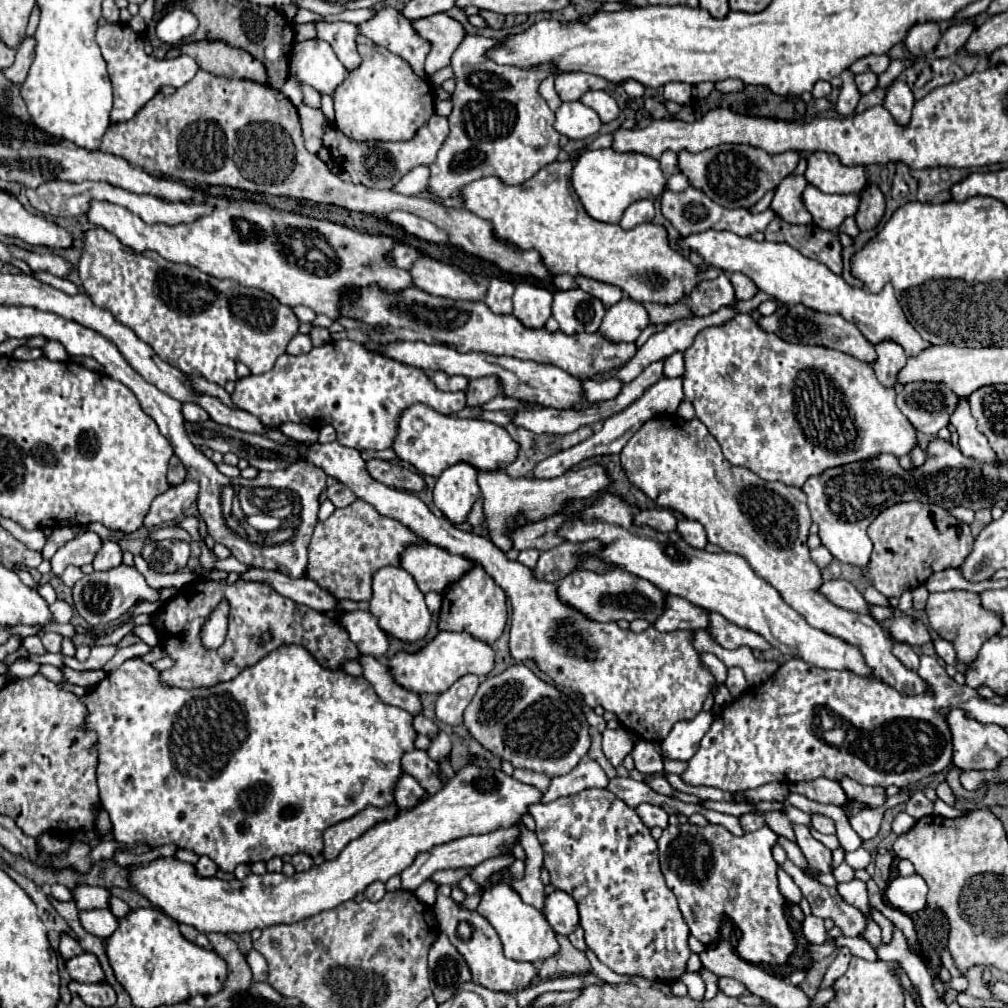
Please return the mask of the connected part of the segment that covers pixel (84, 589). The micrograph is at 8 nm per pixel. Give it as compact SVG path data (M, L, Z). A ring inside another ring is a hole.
M119 565L111 571L93 571L79 579L73 587L73 601L77 613L91 625L91 627L105 627L107 623L119 619L125 615L131 607L135 607L139 601L159 601L159 591L149 587L145 577L135 569L127 565Z

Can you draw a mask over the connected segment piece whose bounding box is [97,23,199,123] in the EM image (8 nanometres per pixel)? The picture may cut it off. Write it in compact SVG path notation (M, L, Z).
M107 23L99 27L97 45L101 47L101 53L107 63L111 83L113 83L115 103L111 109L111 123L129 121L147 101L151 101L161 91L161 87L165 85L181 87L189 79L193 79L199 69L199 65L187 55L179 55L175 59L157 59L153 55L147 55L145 39L125 23Z

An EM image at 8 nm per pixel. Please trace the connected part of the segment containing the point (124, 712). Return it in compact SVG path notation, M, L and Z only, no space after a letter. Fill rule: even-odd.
M281 645L259 663L243 669L235 679L217 683L213 687L201 689L179 689L169 687L159 681L159 669L151 663L145 663L141 657L127 659L119 669L107 673L103 681L97 683L89 693L79 697L87 707L87 717L83 723L85 731L95 731L97 741L93 749L97 751L97 785L101 807L109 813L113 825L113 837L127 847L135 847L137 843L159 847L159 845L175 845L179 849L193 851L197 855L207 855L211 861L225 873L233 873L233 869L241 863L257 863L269 861L271 857L307 853L317 857L323 849L323 831L355 813L363 811L367 805L387 807L393 803L391 789L395 787L395 777L401 773L401 755L405 751L415 749L415 729L411 725L413 715L401 707L391 707L383 703L373 691L371 683L365 677L351 677L341 669L327 669L315 661L315 657L301 645Z

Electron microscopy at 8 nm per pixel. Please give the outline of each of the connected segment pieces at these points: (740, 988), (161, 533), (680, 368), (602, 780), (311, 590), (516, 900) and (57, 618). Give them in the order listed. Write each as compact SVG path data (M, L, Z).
M721 977L719 979L719 989L729 995L729 997L739 997L745 991L745 985L733 977Z
M163 525L163 527L159 527L157 531L151 531L148 537L154 541L169 539L169 537L185 539L187 543L191 543L191 541L193 541L193 539L191 539L191 535L189 535L185 529L181 529L181 527L169 527L169 525Z
M675 353L667 359L667 369L665 369L665 377L679 377L685 373L685 361L683 361L683 353Z
M583 757L583 761L571 773L565 775L565 783L559 783L559 777L553 777L549 789L541 797L541 803L551 803L561 795L575 795L589 787L603 789L603 787L607 787L607 781L609 779L603 773L603 769L595 761Z
M251 567L249 571L241 573L239 577L243 581L267 583L277 593L291 597L293 601L303 603L315 611L335 609L335 597L331 597L329 593L323 593L323 589L319 589L319 585L315 585L315 581L311 581L311 579L305 579L305 577L293 579L281 571L269 571L269 569L261 569L261 567Z
M505 883L493 885L489 891L483 891L477 913L483 915L495 927L495 931L497 931L501 943L503 943L503 953L509 959L537 961L537 959L547 959L547 957L551 957L553 953L559 951L555 931L547 923L545 915L539 909L523 903L519 893L515 893Z
M55 601L49 609L53 613L53 621L55 623L69 623L69 619L73 615L73 609L65 601Z

